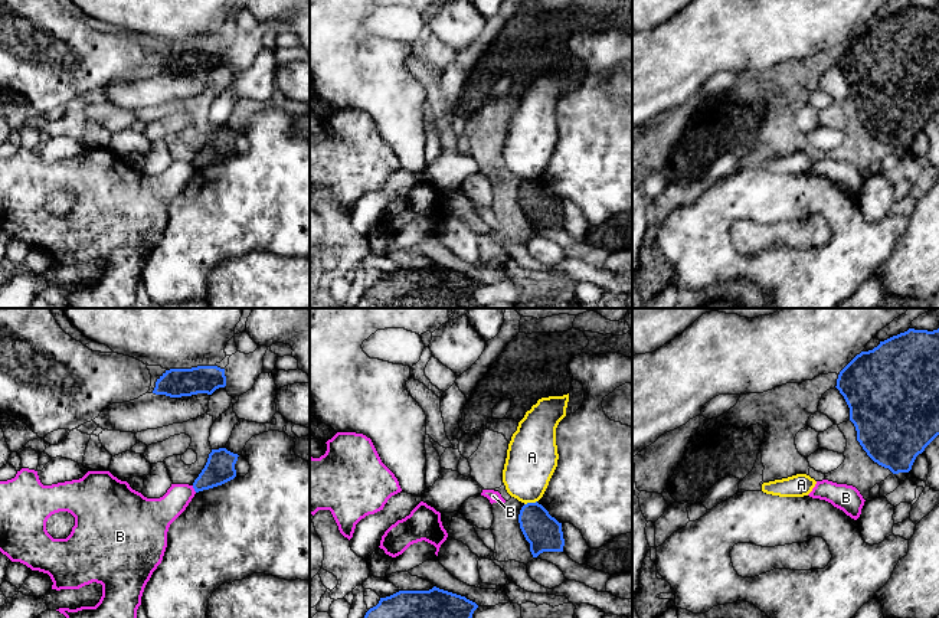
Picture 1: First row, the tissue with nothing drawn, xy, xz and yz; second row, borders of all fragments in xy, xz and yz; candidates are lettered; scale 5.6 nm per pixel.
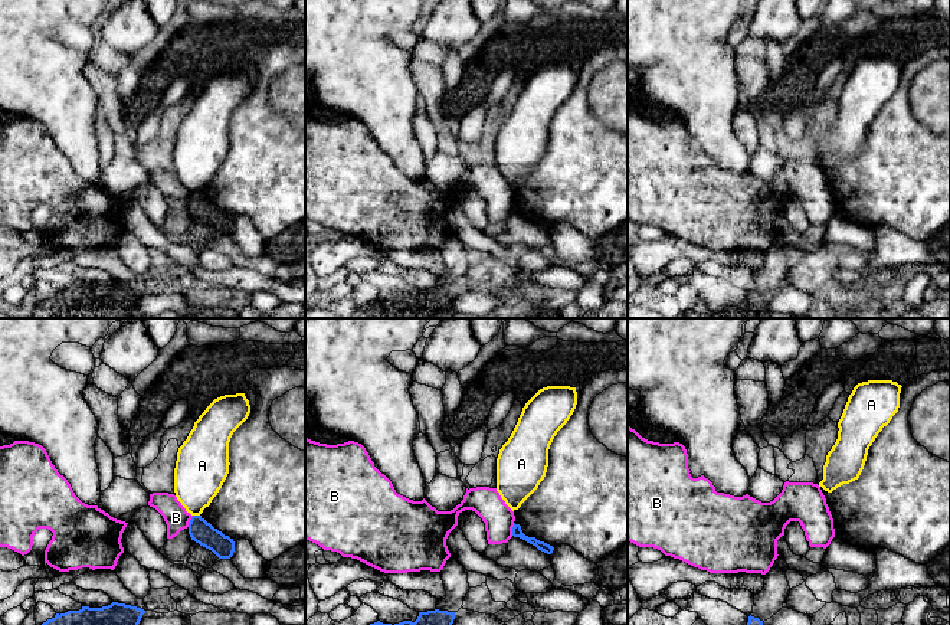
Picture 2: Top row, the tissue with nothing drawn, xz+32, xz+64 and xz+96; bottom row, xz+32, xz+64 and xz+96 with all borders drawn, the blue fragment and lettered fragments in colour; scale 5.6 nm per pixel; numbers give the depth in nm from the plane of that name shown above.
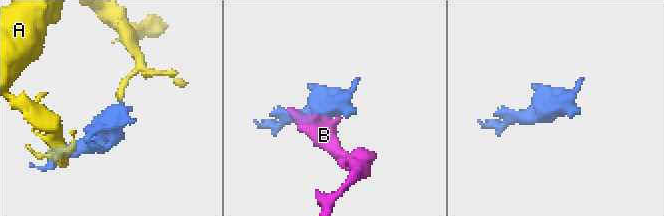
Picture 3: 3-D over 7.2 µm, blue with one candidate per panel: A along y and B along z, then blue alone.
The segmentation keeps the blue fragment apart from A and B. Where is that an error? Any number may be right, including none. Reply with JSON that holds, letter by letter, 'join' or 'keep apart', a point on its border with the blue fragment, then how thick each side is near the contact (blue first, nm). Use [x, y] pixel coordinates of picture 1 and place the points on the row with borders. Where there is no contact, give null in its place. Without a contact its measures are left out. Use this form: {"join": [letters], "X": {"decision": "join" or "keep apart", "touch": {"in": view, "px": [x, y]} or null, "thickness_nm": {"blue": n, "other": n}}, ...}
{"join": [], "A": {"decision": "keep apart", "touch": {"in": "xz", "px": [530, 503]}, "thickness_nm": {"blue": 200, "other": 280}}, "B": {"decision": "keep apart", "touch": {"in": "xy", "px": [193, 487]}, "thickness_nm": {"blue": 160, "other": 180}}}

